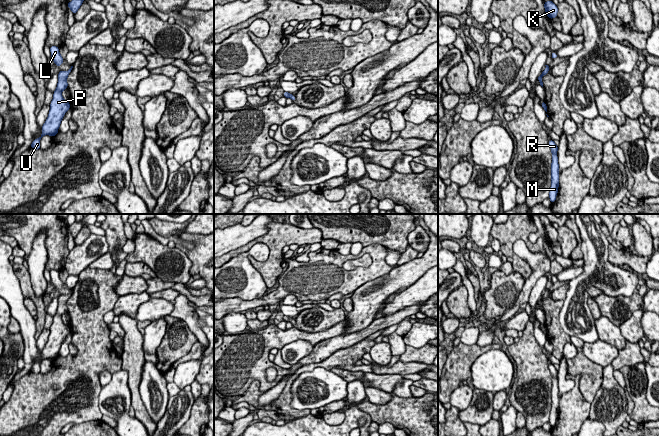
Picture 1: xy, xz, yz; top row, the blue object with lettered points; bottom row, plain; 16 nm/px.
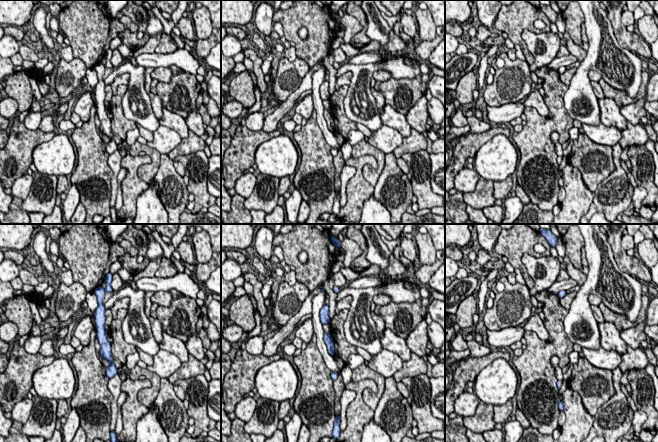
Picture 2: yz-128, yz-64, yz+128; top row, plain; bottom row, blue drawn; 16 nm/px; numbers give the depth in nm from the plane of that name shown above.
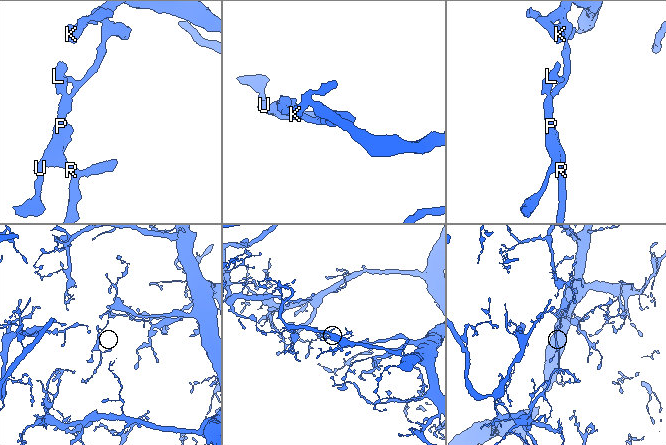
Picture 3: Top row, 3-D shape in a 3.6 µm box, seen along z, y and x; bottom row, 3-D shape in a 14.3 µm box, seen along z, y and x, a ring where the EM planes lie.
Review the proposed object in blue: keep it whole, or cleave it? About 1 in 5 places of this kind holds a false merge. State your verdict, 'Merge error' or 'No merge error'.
No merge error

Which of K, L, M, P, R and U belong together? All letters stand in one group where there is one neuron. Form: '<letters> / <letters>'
K L M P R U

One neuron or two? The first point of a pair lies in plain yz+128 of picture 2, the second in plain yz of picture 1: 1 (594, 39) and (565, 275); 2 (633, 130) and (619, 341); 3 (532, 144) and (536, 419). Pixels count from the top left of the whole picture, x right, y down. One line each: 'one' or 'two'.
1: two
2: two
3: one

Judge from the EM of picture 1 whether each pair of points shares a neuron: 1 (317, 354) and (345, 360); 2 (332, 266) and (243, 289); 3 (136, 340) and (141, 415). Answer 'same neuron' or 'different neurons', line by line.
1: different neurons
2: different neurons
3: same neuron

